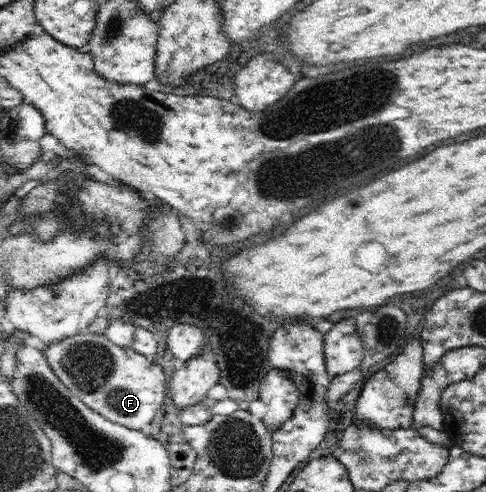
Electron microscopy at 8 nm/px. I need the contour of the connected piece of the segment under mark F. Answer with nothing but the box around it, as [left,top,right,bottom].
[43,334,166,430]

